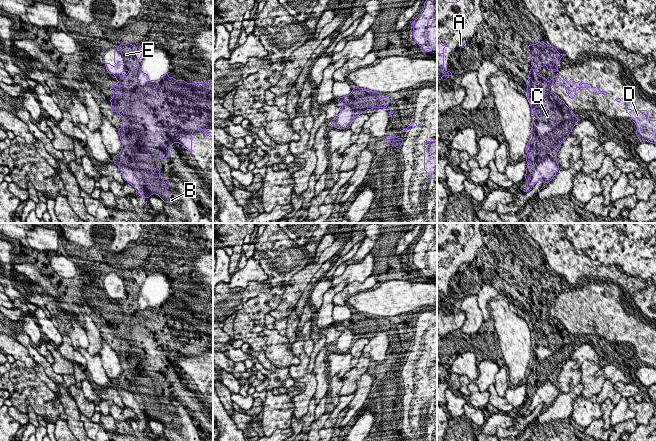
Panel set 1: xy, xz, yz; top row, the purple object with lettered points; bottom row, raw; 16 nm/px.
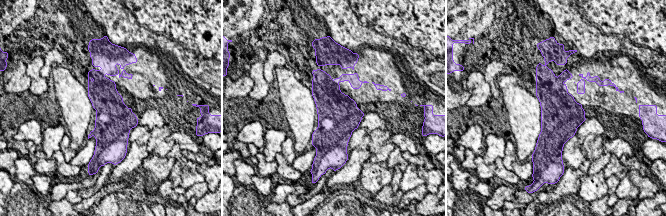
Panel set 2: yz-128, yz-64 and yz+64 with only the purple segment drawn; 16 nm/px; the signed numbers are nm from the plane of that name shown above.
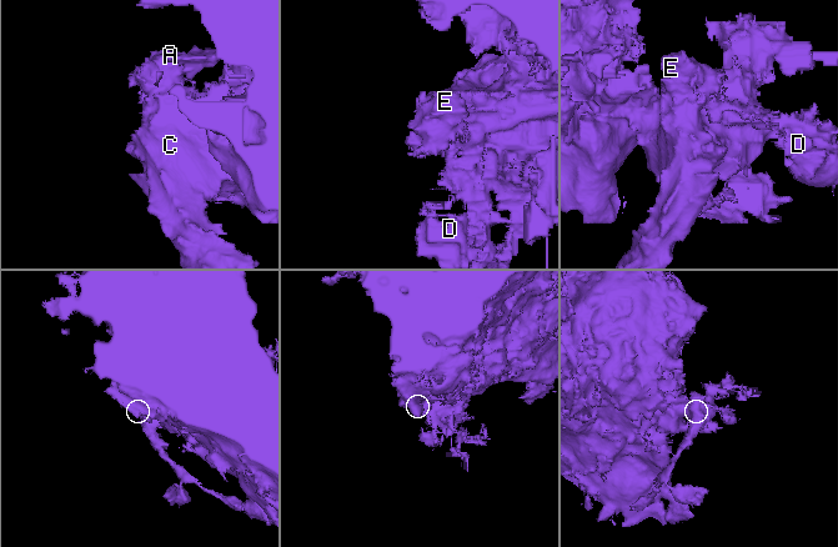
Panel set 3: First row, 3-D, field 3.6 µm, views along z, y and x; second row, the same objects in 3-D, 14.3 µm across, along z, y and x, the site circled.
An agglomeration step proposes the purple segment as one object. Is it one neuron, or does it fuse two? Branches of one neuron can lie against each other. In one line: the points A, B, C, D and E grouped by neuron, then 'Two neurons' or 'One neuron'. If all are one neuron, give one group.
Groups: A C D E / B. Two neurons

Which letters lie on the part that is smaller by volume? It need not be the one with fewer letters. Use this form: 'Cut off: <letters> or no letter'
Cut off: B

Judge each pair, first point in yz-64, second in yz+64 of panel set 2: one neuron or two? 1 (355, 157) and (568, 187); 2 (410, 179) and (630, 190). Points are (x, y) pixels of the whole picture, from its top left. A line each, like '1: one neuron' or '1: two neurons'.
1: one neuron
2: one neuron

